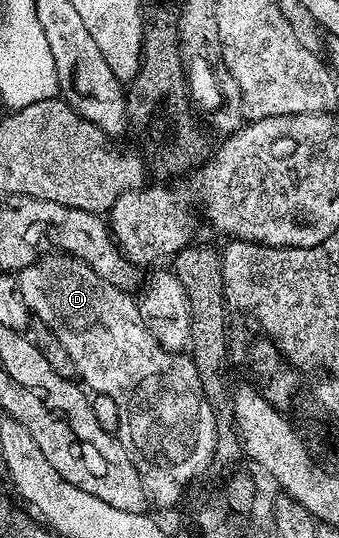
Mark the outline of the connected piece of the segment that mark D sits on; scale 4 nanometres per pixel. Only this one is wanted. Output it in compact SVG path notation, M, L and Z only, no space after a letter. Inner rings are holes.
M58 256L54 266L35 264L17 271L24 304L41 325L47 326L68 348L77 377L95 395L111 397L118 406L119 422L116 431L118 443L139 463L140 480L149 501L162 510L170 510L178 501L187 497L186 489L205 472L210 461L215 461L216 425L212 407L205 399L200 386L199 373L190 356L182 352L164 350L144 324L137 301L126 295L121 286L112 286L81 258Z

